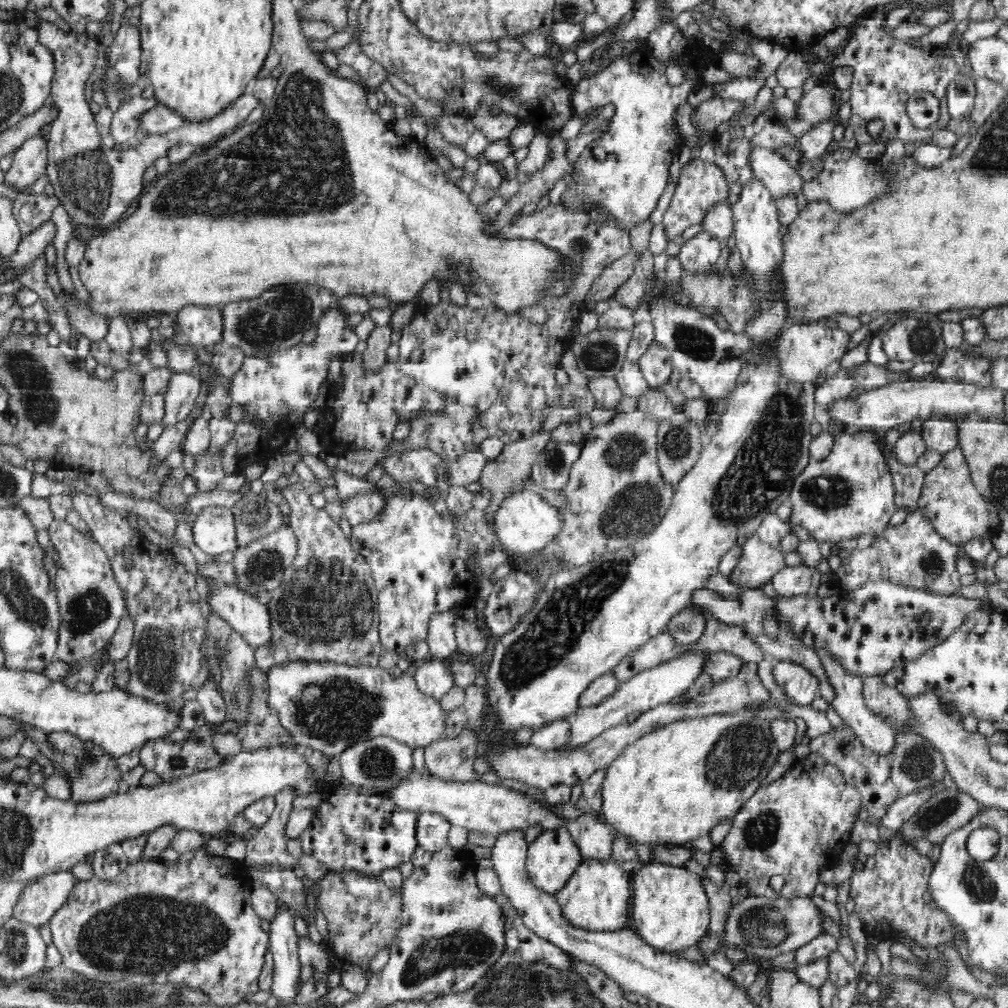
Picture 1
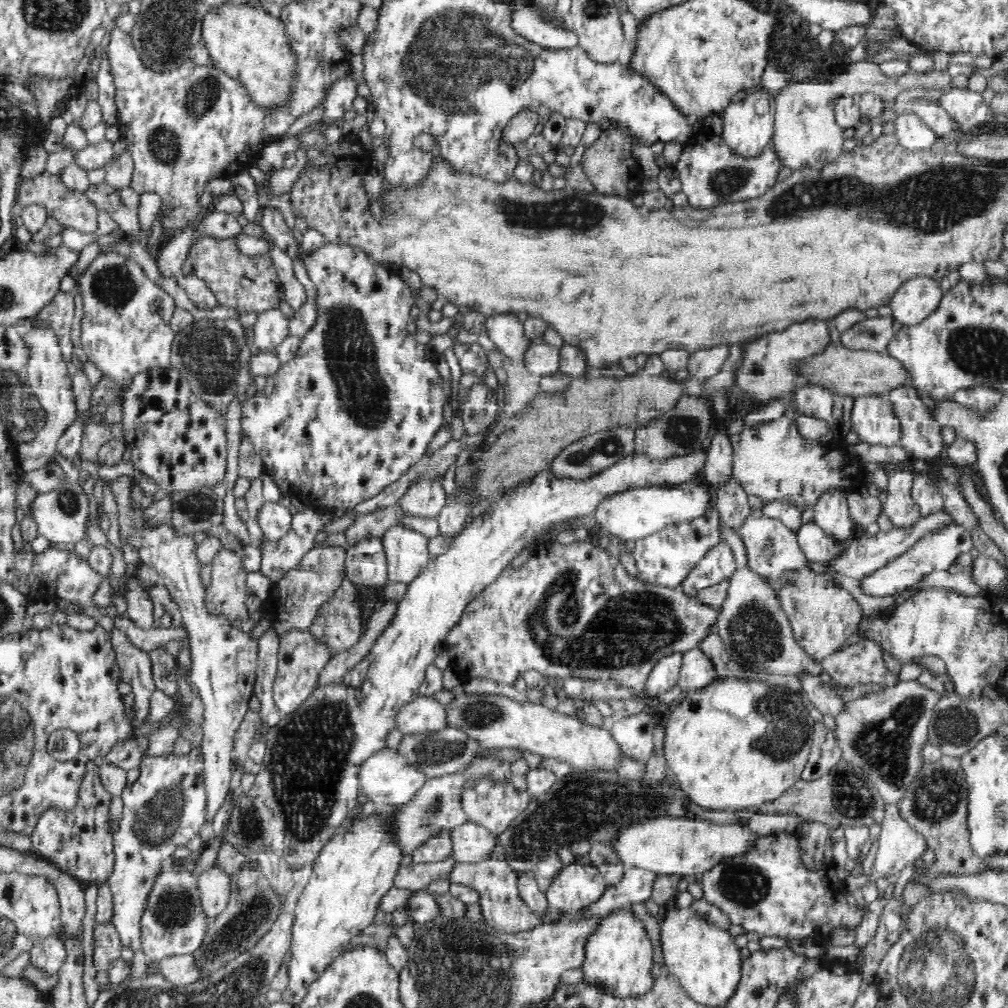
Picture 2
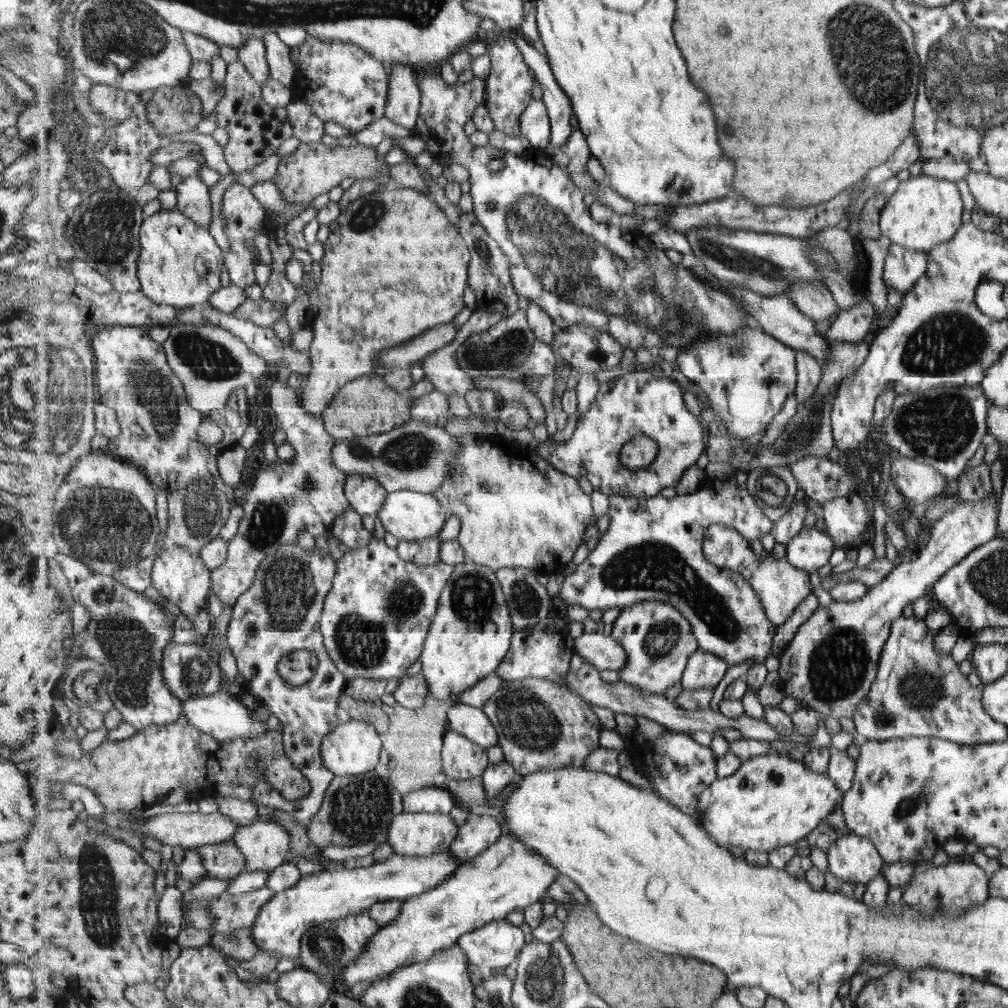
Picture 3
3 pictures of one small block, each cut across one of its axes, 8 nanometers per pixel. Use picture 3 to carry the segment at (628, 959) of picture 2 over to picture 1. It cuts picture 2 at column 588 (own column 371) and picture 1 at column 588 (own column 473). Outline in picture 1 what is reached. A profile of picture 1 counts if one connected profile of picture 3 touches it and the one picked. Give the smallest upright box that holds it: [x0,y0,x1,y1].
[553,858,632,932]

